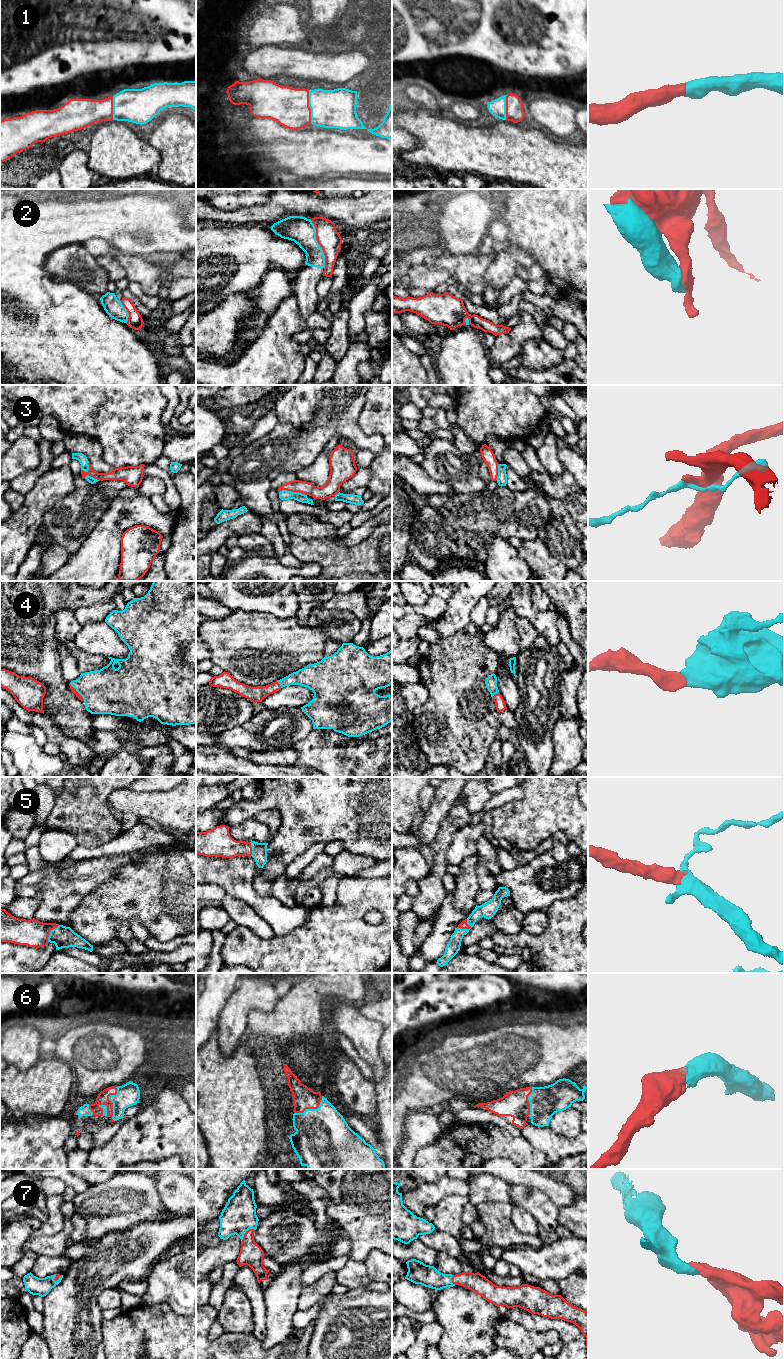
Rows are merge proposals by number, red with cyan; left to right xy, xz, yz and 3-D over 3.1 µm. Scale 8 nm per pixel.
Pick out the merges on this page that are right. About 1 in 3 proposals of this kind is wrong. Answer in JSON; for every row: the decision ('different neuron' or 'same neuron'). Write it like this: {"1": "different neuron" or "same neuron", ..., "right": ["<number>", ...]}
{"1": "same neuron", "2": "different neuron", "3": "different neuron", "4": "same neuron", "5": "same neuron", "6": "same neuron", "7": "same neuron", "right": ["1", "4", "5", "6", "7"]}

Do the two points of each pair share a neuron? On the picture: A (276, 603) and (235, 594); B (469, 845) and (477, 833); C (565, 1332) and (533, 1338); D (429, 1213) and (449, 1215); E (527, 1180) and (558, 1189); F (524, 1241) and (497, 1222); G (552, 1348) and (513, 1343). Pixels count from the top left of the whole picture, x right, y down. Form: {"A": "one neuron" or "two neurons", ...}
{"A": "one neuron", "B": "one neuron", "C": "two neurons", "D": "two neurons", "E": "one neuron", "F": "one neuron", "G": "two neurons"}

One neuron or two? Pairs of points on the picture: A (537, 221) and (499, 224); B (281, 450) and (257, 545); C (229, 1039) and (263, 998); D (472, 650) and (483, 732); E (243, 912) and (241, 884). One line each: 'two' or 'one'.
A: two
B: two
C: one
D: one
E: two

